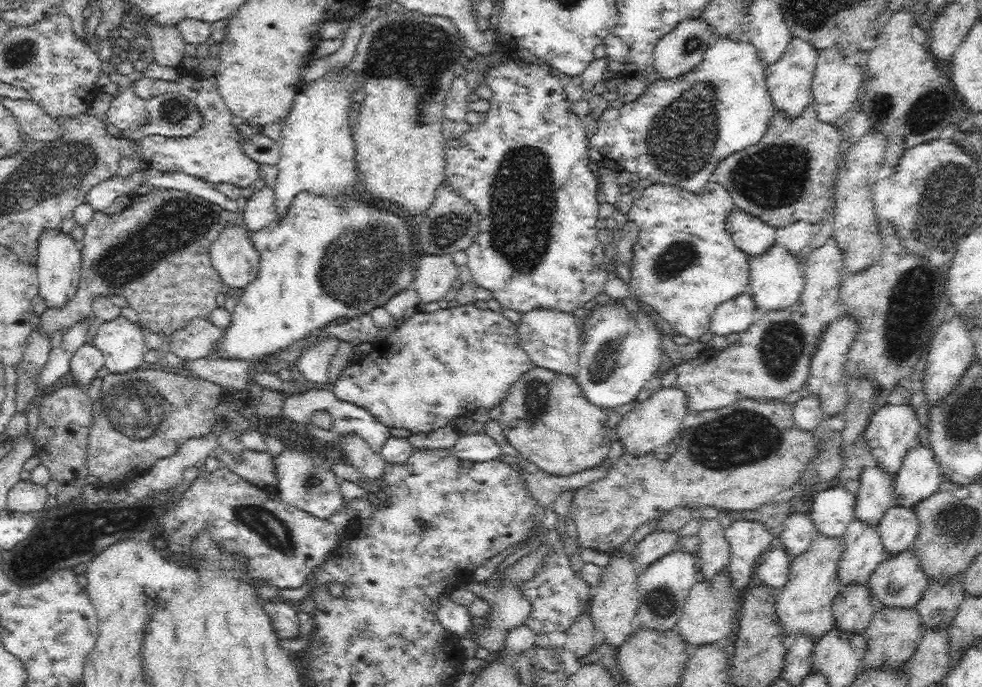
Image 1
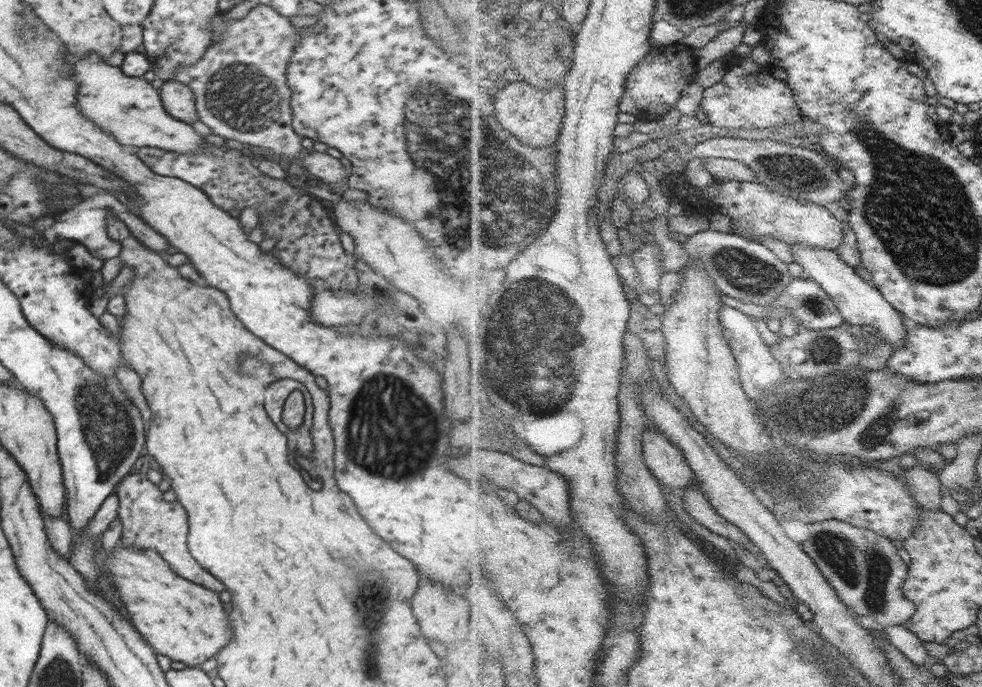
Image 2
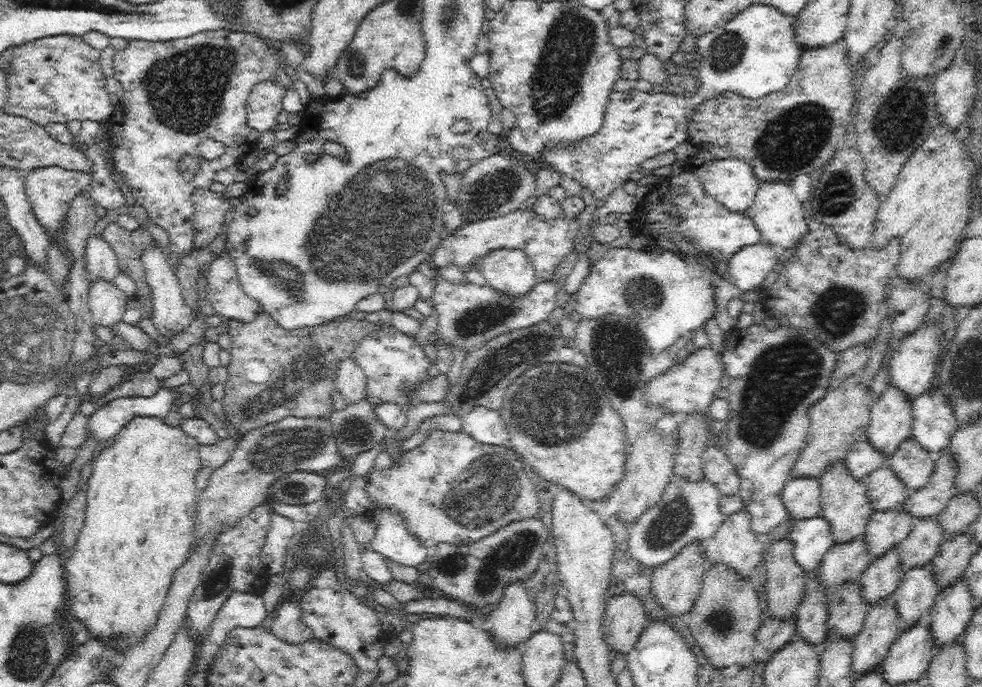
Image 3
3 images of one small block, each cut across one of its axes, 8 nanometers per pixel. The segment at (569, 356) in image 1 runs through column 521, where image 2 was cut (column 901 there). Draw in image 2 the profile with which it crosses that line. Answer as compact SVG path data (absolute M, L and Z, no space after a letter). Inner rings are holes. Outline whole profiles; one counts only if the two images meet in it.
M788 243L788 245L794 250L794 261L803 267L804 274L817 280L825 287L825 290L832 296L837 306L841 308L841 312L845 315L845 320L852 327L860 327L864 324L875 326L885 334L893 348L893 352L898 351L900 347L904 347L908 343L910 323L904 324L902 312L886 299L886 296L876 284L864 280L856 272L856 268L850 266L838 251L813 248L804 244L790 245Z

